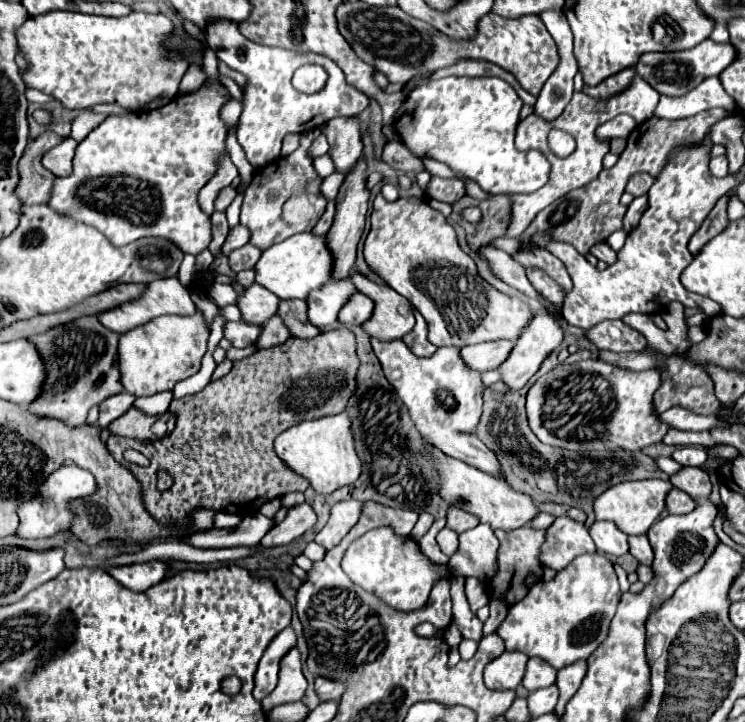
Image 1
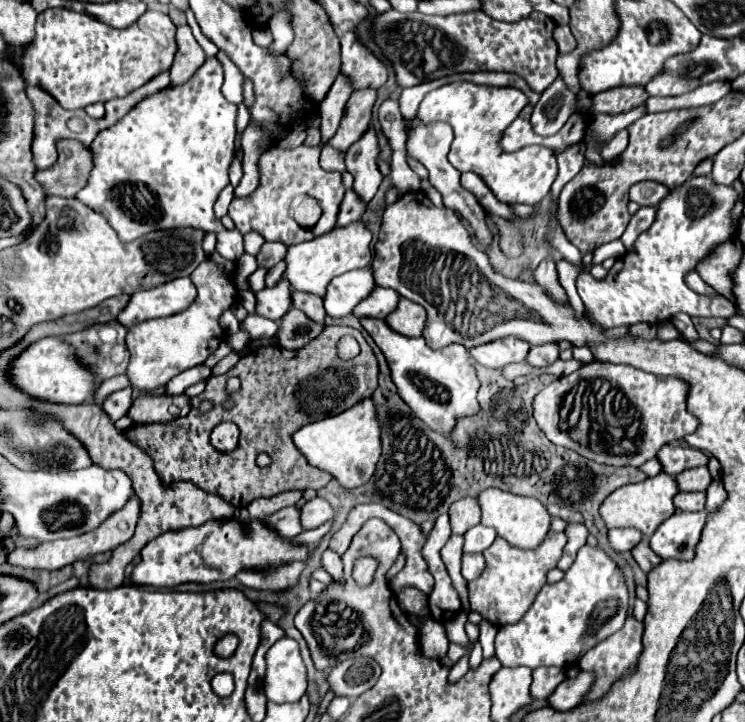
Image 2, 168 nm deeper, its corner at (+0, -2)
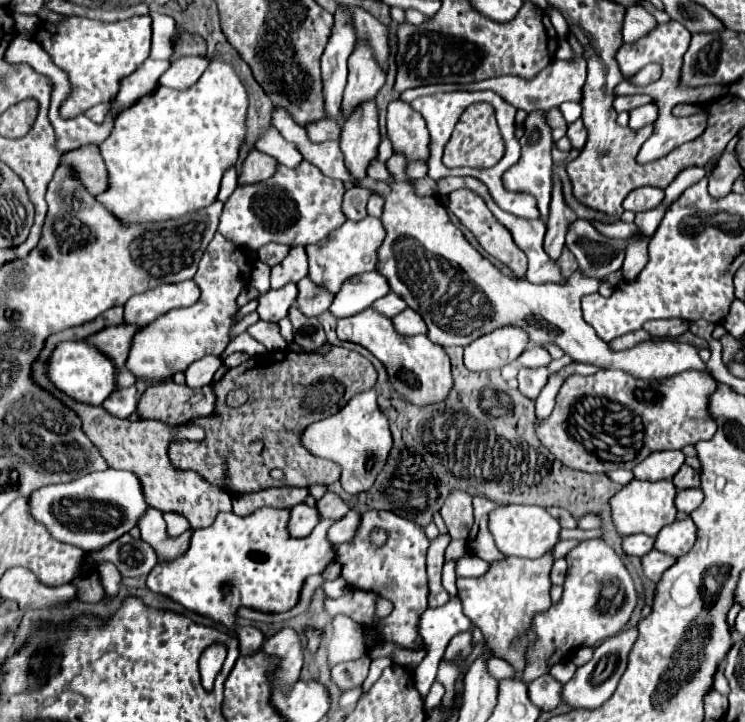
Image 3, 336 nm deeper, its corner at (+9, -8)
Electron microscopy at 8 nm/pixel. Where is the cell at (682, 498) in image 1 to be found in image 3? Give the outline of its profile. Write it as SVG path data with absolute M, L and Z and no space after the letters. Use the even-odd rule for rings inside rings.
M683 489L675 497L675 507L677 507L677 511L691 513L699 507L701 501L703 501L703 491L701 489Z

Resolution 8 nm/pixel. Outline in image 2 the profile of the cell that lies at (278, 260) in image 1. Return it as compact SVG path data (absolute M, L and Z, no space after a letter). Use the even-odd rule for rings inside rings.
M354 221L346 227L336 227L332 233L326 233L322 237L316 237L312 241L304 241L300 245L292 245L286 255L286 273L284 277L292 283L298 291L308 291L314 295L324 295L324 289L328 287L328 281L332 277L342 275L352 269L368 267L372 263L372 233L368 231L364 221Z

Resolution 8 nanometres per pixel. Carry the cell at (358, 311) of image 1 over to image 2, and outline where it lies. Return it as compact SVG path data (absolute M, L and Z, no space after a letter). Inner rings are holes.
M376 287L370 297L366 297L362 303L356 305L356 309L352 311L356 317L386 317L388 313L392 313L396 309L400 301L400 293L394 293L394 289L384 289L384 287Z

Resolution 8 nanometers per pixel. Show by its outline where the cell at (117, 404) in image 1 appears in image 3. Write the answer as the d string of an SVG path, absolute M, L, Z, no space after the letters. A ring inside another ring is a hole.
M129 387L129 389L115 389L107 399L105 403L101 405L107 413L115 415L115 417L129 417L135 407L137 407L137 401L139 401L139 395L135 391L135 387Z

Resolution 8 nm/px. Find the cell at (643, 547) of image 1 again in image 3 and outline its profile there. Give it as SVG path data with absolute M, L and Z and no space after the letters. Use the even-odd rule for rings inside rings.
M649 551L647 555L641 557L641 567L643 567L643 575L651 581L659 581L661 573L671 567L675 563L675 557L669 557L669 555L663 555L659 551Z

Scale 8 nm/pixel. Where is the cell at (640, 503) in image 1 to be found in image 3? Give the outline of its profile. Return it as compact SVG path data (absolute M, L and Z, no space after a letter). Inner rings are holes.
M633 479L629 485L625 485L617 495L611 497L609 507L611 507L611 521L617 529L617 533L623 535L635 535L635 533L645 533L649 537L655 537L661 527L669 525L675 521L677 509L675 509L675 485L671 481L637 481Z

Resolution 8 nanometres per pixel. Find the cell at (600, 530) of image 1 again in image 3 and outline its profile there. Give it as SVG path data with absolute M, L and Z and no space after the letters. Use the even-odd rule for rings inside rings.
M627 535L623 537L623 551L625 555L643 557L647 551L653 549L653 541L649 535Z

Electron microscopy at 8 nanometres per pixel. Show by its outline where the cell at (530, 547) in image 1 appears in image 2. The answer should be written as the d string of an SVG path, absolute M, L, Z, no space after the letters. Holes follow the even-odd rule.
M550 531L544 543L536 551L524 551L508 545L502 537L496 537L496 541L486 549L486 569L484 573L468 583L468 597L470 597L470 609L478 611L488 623L500 627L508 623L520 621L524 613L530 609L532 601L536 599L536 593L546 585L546 573L556 567L558 559L562 557L562 549L566 545L566 533L554 533Z

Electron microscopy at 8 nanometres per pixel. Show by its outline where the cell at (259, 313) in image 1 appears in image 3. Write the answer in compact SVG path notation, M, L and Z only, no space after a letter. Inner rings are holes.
M289 283L277 291L271 289L263 295L259 295L259 307L257 307L259 319L271 321L271 323L281 321L283 317L287 317L289 307L295 303L295 295L297 295L295 283Z

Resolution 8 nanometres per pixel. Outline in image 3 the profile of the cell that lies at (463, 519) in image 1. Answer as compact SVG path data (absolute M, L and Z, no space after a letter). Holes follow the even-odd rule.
M451 491L445 505L441 507L441 517L447 525L451 539L467 539L473 525L473 505L471 495L465 491Z

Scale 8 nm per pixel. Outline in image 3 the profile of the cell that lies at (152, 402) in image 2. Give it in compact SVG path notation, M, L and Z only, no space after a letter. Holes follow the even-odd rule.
M167 381L167 383L149 385L145 389L145 393L141 395L139 405L137 405L137 415L141 419L157 419L167 425L181 425L191 419L209 415L213 411L213 403L215 403L215 397L211 395L211 385L207 385L203 389L189 389L187 385L175 385L173 381Z

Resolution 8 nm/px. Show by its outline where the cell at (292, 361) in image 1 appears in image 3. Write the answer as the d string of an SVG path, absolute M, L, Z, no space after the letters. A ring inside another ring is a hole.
M331 345L327 353L303 353L303 351L275 351L267 355L249 357L243 365L229 369L223 379L213 383L215 409L211 415L193 419L195 425L203 427L207 437L203 441L173 441L169 445L169 459L179 471L195 471L207 483L215 485L221 491L231 495L243 495L251 491L261 491L269 487L313 487L313 485L331 485L339 479L339 467L335 463L327 463L325 459L311 459L309 451L305 451L299 443L299 435L303 429L315 421L321 421L329 415L335 415L339 409L347 405L347 401L363 391L373 389L377 381L375 367L357 351ZM233 389L245 389L249 393L247 403L237 409L229 409L225 405L225 397ZM271 469L281 469L285 473L283 481L273 481L269 477Z

